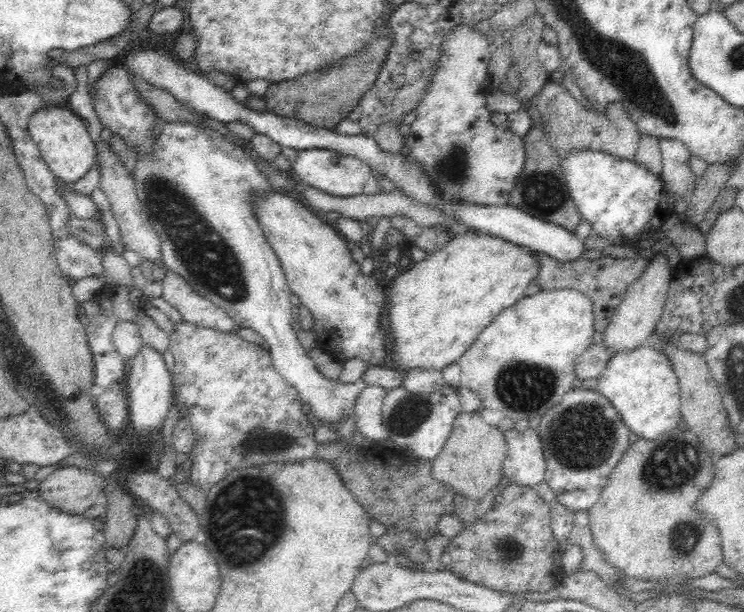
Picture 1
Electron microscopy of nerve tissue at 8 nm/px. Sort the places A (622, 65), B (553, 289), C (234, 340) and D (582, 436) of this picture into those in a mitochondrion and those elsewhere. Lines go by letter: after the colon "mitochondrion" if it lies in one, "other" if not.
A: mitochondrion
B: other
C: other
D: mitochondrion

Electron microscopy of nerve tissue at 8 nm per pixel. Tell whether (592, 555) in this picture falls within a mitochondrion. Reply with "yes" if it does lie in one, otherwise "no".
no

